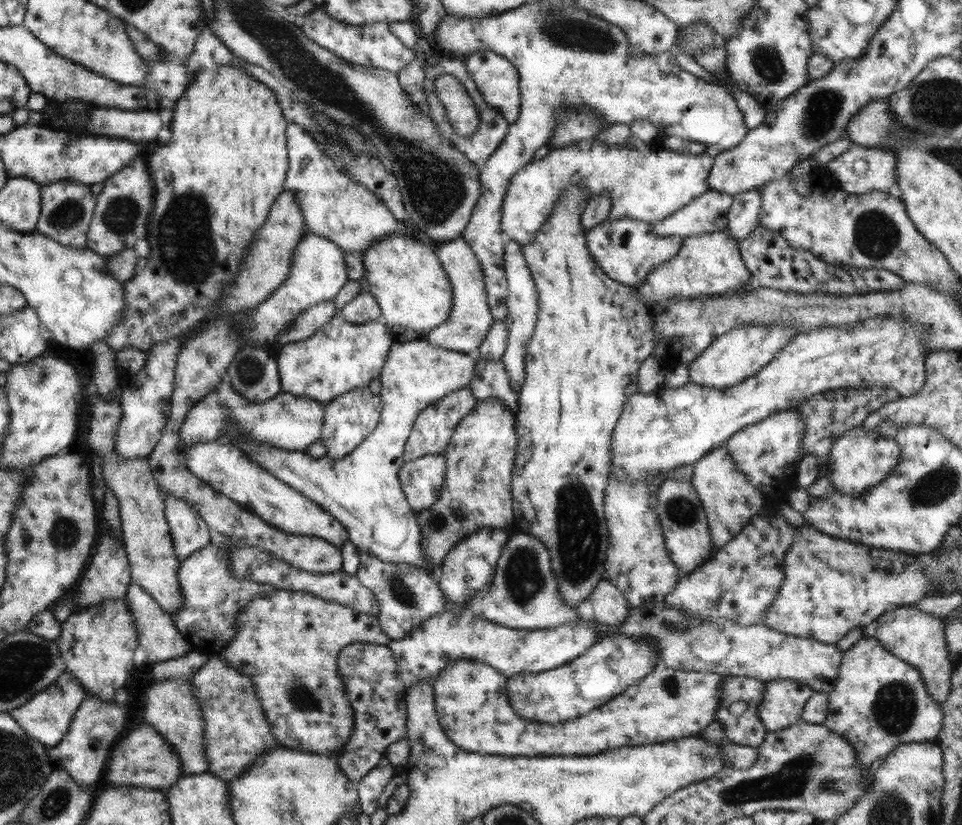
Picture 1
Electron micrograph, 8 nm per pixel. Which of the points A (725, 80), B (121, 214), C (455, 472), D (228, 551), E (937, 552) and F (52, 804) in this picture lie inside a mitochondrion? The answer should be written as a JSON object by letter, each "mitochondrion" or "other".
{"A":"other","B":"mitochondrion","C":"other","D":"other","E":"other","F":"mitochondrion"}

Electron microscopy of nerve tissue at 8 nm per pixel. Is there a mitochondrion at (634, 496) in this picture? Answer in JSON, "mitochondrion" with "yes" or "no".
{"mitochondrion":"no"}

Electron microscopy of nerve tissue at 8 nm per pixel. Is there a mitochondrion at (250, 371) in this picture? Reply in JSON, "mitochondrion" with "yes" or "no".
{"mitochondrion":"yes"}

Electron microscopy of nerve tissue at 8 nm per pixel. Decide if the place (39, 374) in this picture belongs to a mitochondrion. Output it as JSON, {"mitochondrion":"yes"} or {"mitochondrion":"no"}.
{"mitochondrion":"yes"}

